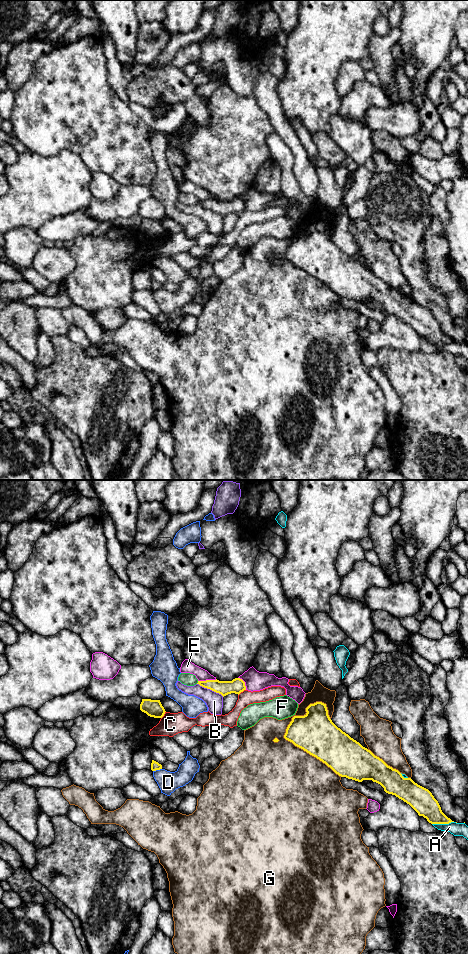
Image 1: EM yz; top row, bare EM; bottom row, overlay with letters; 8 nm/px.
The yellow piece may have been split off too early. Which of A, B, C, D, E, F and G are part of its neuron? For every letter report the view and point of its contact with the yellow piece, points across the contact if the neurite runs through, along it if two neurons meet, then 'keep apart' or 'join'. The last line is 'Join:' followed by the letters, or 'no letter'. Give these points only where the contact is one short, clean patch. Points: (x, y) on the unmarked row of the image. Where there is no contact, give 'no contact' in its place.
A: contact yz (442, 343); keep apart
B: contact yz (210, 209); border yz (197, 203), (223, 216); keep apart
C: contact yz (241, 211); keep apart
D: contact yz (157, 289); keep apart
E: contact yz (207, 200); keep apart
F: contact yz (198, 202); keep apart
G: contact yz (292, 262); keep apart
Join: no letter

